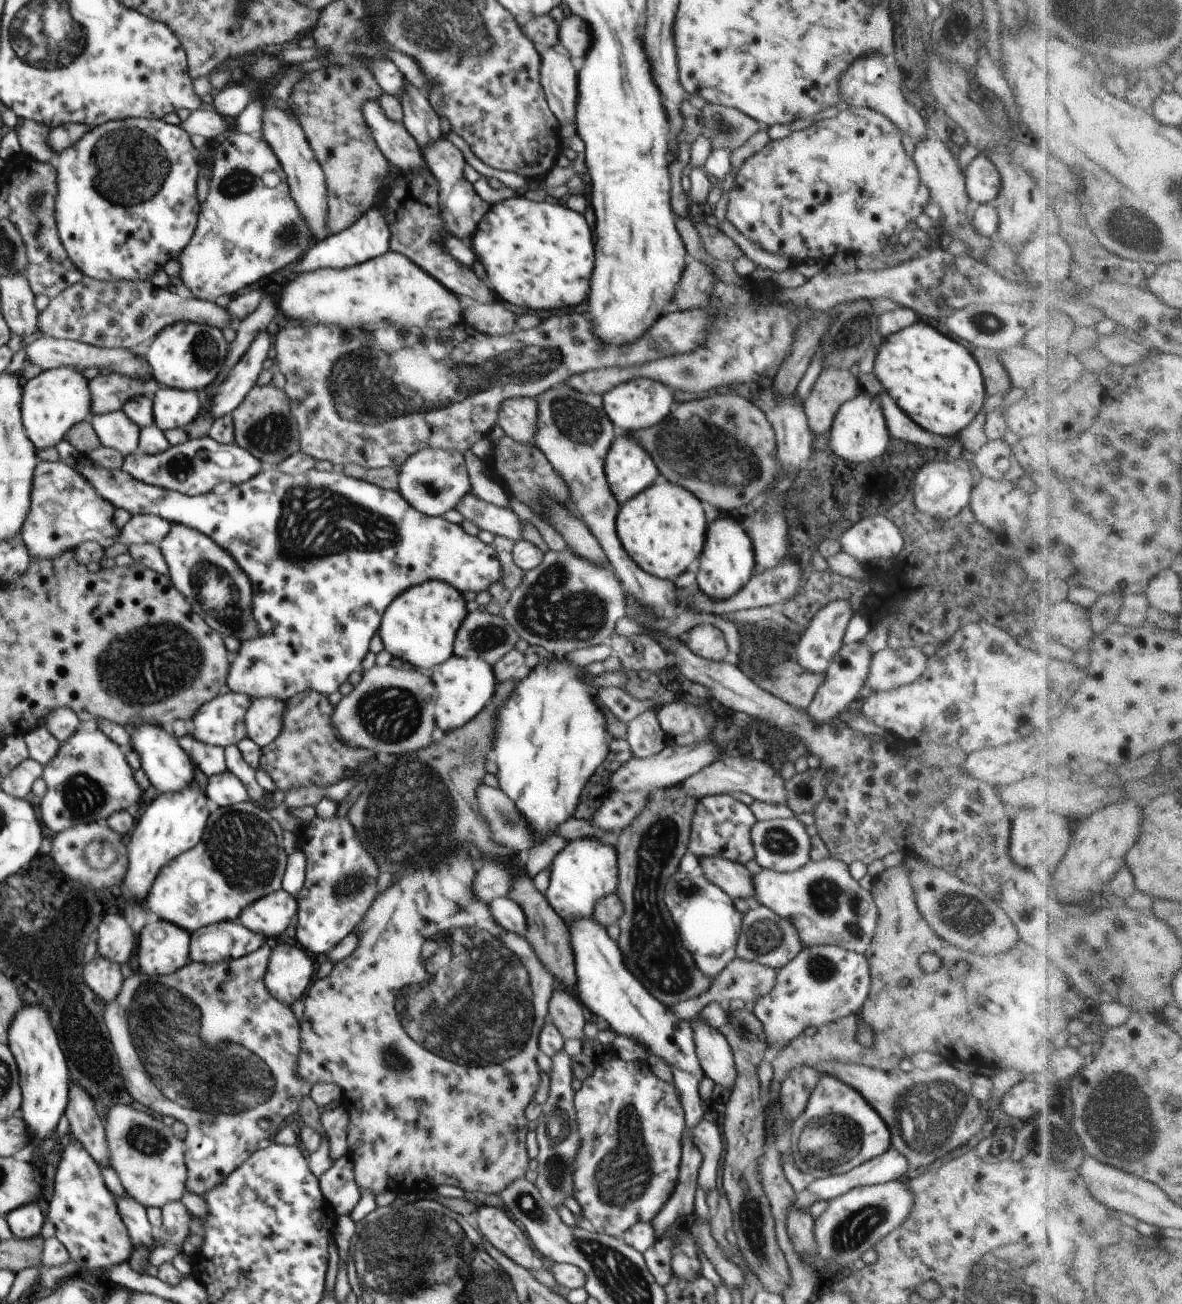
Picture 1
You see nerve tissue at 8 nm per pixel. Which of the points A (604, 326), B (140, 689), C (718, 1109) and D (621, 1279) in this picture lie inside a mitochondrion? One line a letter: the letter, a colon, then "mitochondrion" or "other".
A: other
B: mitochondrion
C: other
D: mitochondrion

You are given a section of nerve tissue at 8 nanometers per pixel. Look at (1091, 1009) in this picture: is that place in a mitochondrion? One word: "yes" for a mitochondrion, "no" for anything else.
no

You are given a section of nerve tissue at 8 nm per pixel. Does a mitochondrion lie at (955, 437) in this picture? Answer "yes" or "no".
no

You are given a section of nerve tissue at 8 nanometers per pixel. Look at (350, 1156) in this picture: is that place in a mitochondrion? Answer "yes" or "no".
no

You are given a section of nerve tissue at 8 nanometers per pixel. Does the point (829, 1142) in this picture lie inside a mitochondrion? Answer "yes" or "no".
yes

